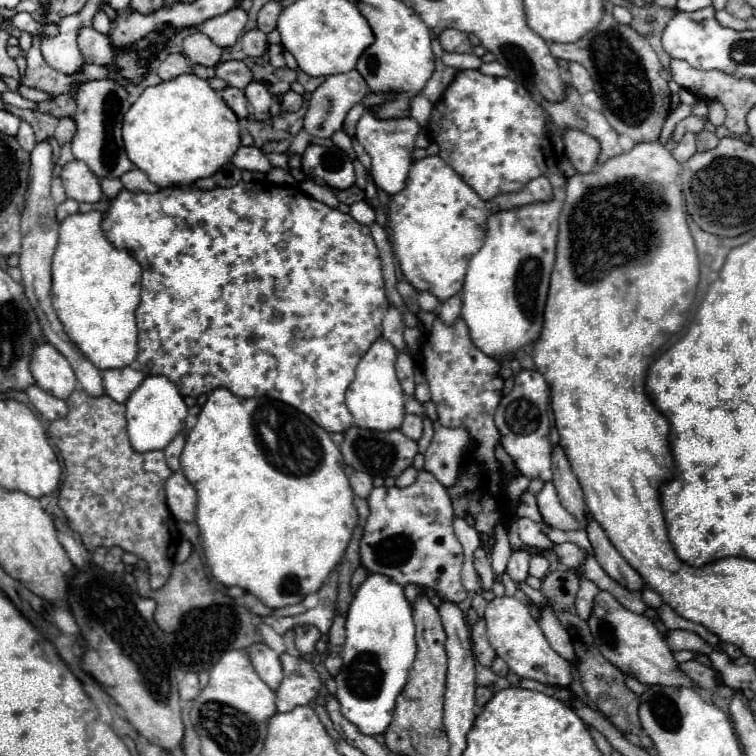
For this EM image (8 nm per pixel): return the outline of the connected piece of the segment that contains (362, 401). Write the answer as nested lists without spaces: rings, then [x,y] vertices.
[[[378,338],[372,344],[372,348],[362,356],[360,364],[356,366],[356,378],[346,392],[346,406],[352,414],[352,426],[366,428],[366,430],[380,430],[380,432],[400,428],[400,424],[404,420],[404,392],[402,392],[402,386],[400,386],[400,382],[396,378],[396,370],[394,370],[396,356],[398,356],[398,350],[384,338]]]

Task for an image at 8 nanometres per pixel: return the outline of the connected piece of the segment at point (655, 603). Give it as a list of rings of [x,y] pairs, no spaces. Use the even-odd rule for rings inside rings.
[[[644,586],[642,588],[642,600],[646,602],[646,606],[650,606],[650,608],[658,608],[660,604],[662,604],[662,600],[660,600],[660,596],[652,590],[652,588],[648,588],[648,586]]]

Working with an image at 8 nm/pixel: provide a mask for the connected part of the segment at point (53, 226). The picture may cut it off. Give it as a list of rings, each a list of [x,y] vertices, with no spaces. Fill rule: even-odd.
[[[38,142],[34,150],[30,152],[30,170],[28,170],[28,190],[24,194],[24,210],[22,210],[22,254],[20,254],[20,270],[22,270],[22,282],[28,300],[32,302],[40,324],[44,338],[60,352],[64,358],[74,368],[74,374],[82,386],[84,392],[90,396],[102,396],[104,386],[102,386],[102,376],[100,370],[76,348],[76,344],[66,336],[54,308],[52,308],[52,298],[50,298],[50,288],[52,288],[52,276],[50,276],[50,264],[52,264],[52,254],[58,244],[58,220],[56,220],[56,202],[50,196],[50,180],[52,180],[52,146],[50,142]]]

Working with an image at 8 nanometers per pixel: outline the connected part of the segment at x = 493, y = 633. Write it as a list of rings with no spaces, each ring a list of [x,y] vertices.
[[[510,596],[494,598],[486,606],[484,620],[486,620],[490,646],[510,666],[514,674],[518,674],[520,678],[538,680],[548,686],[570,686],[574,666],[550,648],[546,636],[542,634],[538,622],[532,618],[526,604]]]

